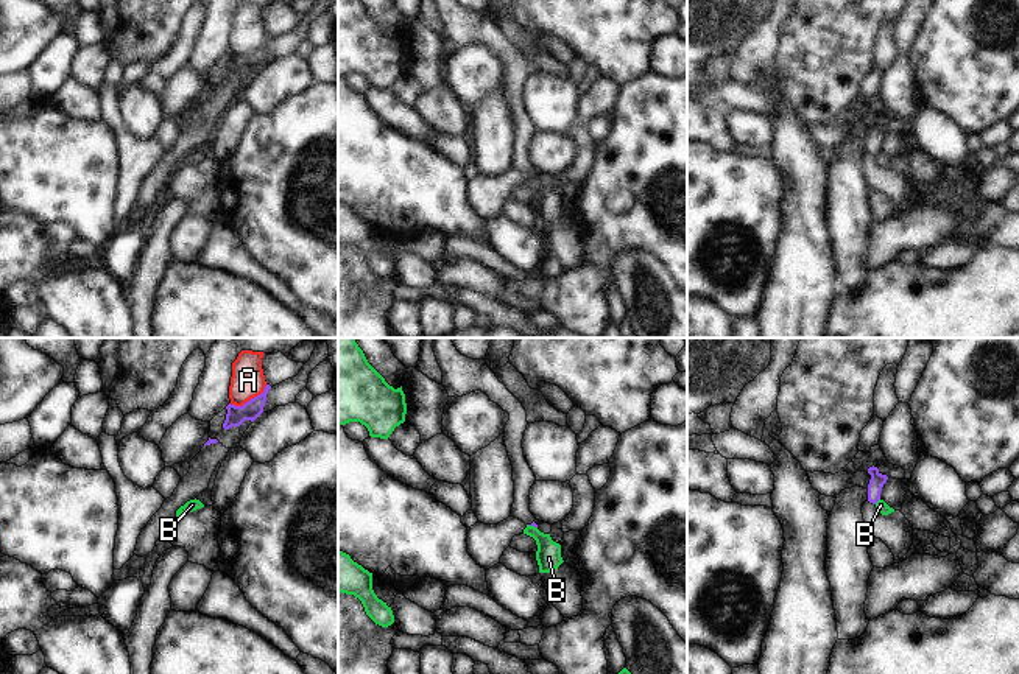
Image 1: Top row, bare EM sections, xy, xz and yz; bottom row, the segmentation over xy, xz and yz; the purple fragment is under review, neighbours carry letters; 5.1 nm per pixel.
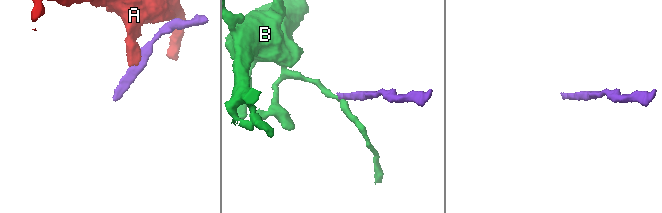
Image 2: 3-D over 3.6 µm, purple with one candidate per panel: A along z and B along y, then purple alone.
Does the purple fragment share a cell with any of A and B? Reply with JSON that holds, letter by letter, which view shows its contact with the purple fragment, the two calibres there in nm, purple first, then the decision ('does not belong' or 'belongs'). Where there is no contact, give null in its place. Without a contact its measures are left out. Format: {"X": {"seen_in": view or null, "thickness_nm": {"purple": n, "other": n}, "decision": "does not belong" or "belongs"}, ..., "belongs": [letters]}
{"A": {"seen_in": "xy", "thickness_nm": {"purple": 100, "other": 170}, "decision": "does not belong"}, "B": {"seen_in": "yz", "thickness_nm": {"purple": 80, "other": 60}, "decision": "does not belong"}, "belongs": []}

